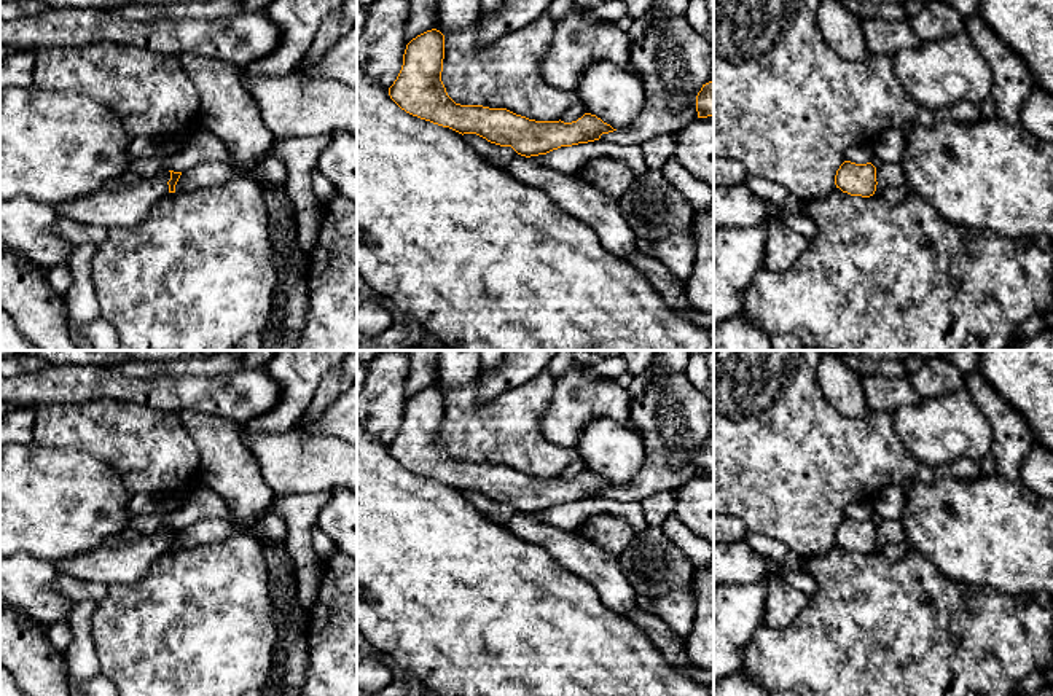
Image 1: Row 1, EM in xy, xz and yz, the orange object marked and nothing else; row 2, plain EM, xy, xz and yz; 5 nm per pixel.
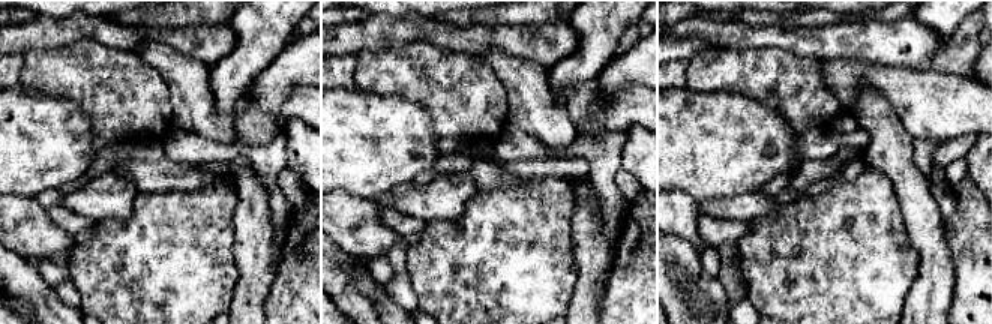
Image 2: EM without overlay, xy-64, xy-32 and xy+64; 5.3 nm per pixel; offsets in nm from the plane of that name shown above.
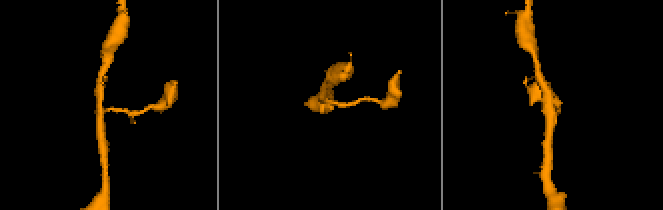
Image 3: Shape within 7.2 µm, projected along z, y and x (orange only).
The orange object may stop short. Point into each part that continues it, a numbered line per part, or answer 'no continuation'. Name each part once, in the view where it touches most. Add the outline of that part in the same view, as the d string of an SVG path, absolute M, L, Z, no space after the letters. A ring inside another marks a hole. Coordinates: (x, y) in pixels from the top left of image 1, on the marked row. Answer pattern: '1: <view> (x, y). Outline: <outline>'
no continuation

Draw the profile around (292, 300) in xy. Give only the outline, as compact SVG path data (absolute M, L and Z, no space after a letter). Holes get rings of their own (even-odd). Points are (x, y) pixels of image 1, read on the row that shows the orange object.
M260 182L260 185L268 209L269 228L280 233L280 242L276 248L285 252L288 258L296 258L299 261L295 279L288 285L279 288L277 301L274 303L274 307L282 315L277 322L277 328L285 338L264 350L298 350L298 338L304 328L307 311L307 264L303 263L303 250L296 239L295 210L284 188L268 182Z

